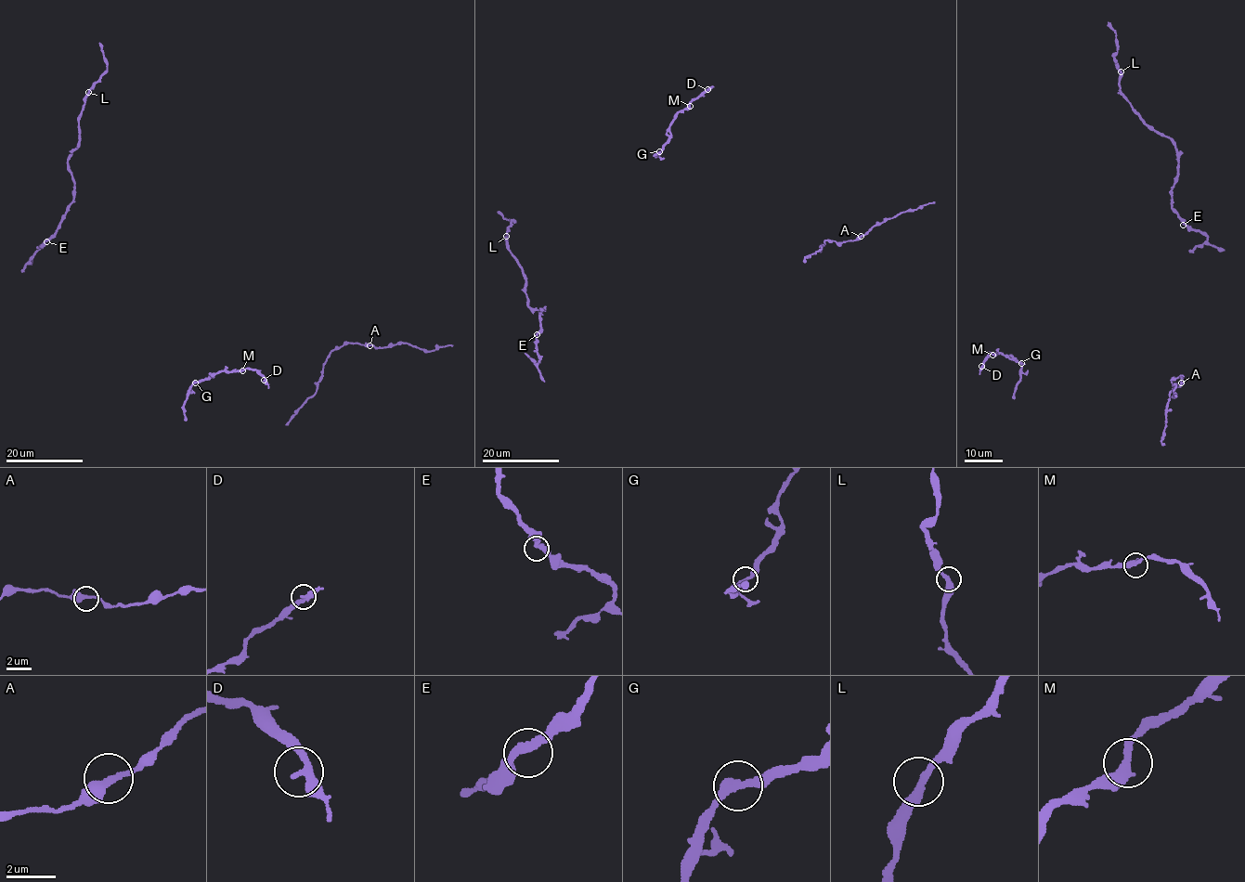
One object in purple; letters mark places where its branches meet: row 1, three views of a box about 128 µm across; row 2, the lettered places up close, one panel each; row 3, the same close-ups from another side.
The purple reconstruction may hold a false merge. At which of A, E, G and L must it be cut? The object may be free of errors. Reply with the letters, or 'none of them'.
none of them

